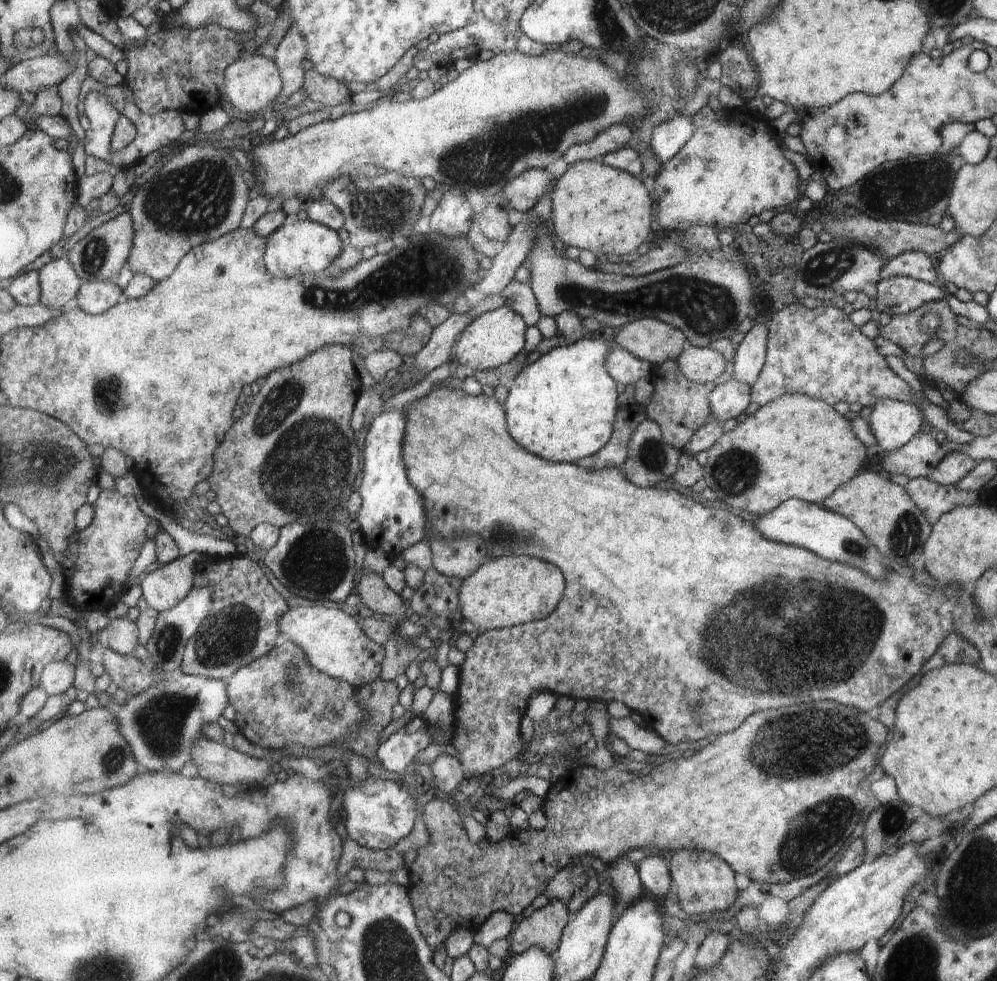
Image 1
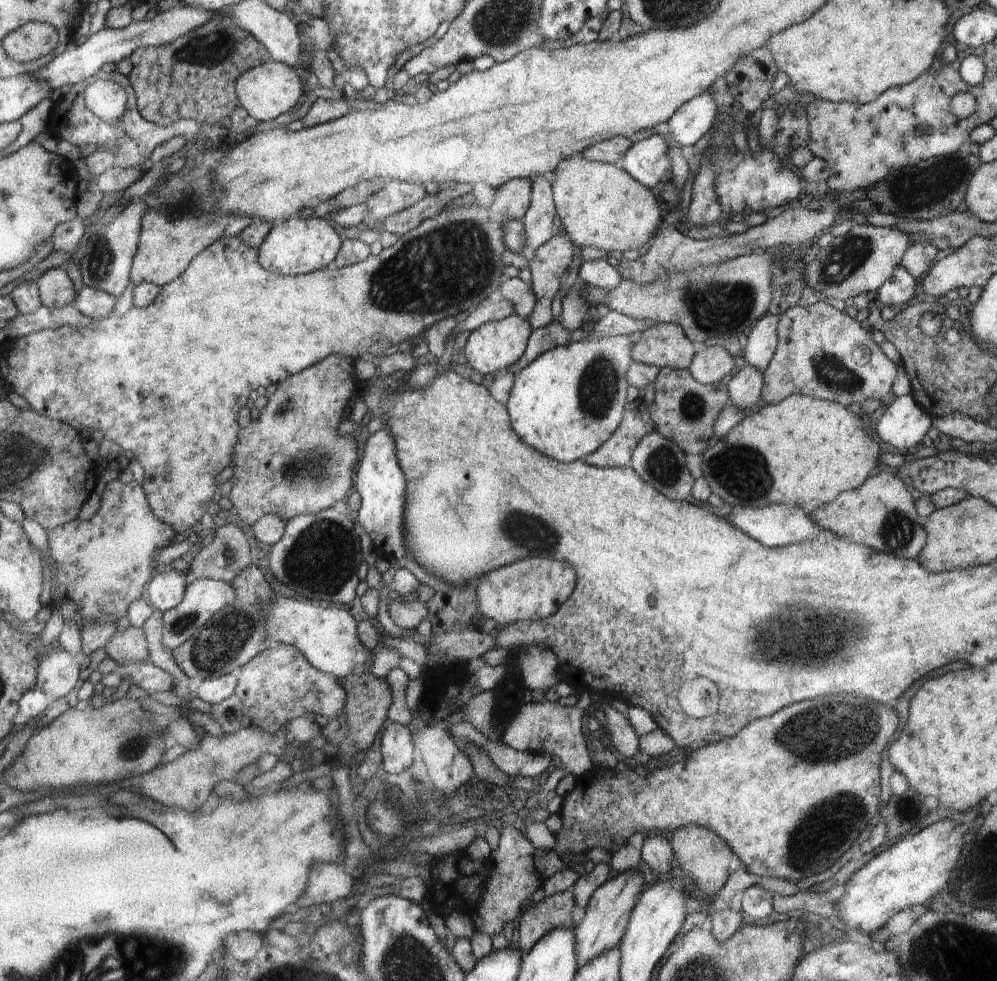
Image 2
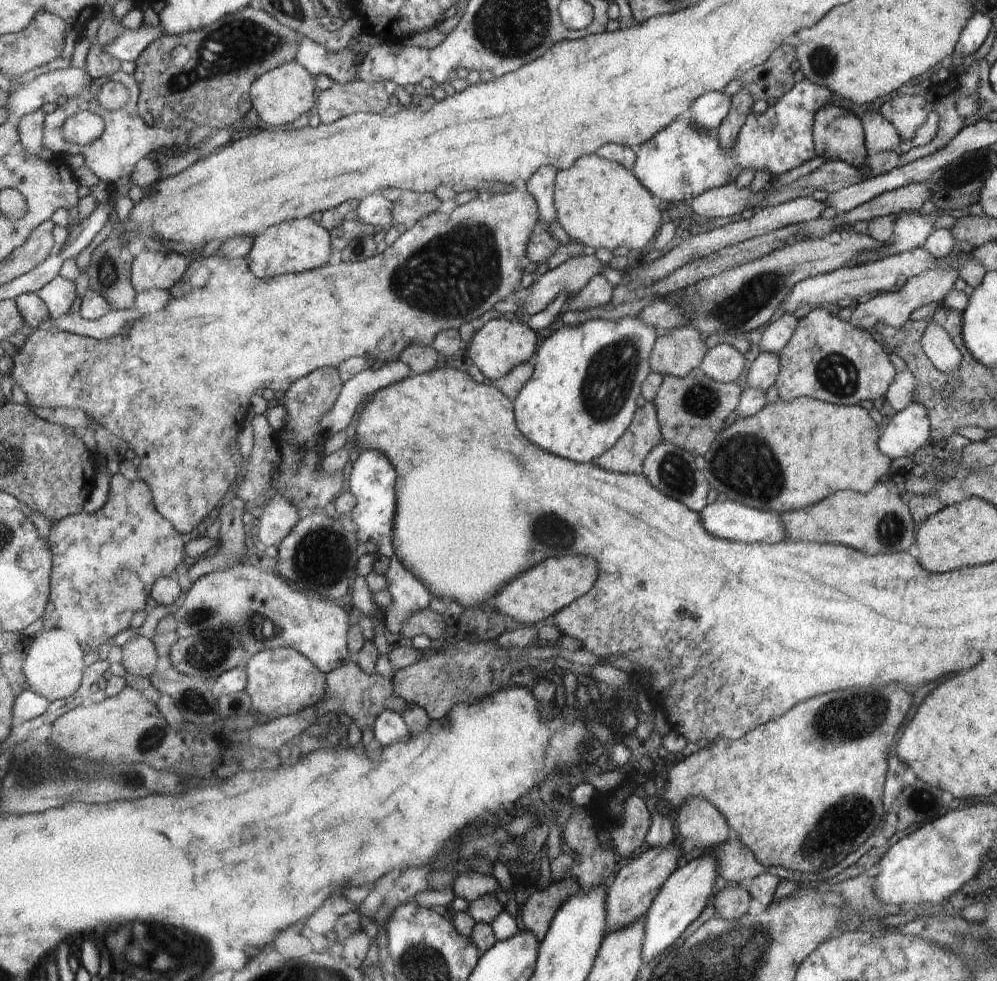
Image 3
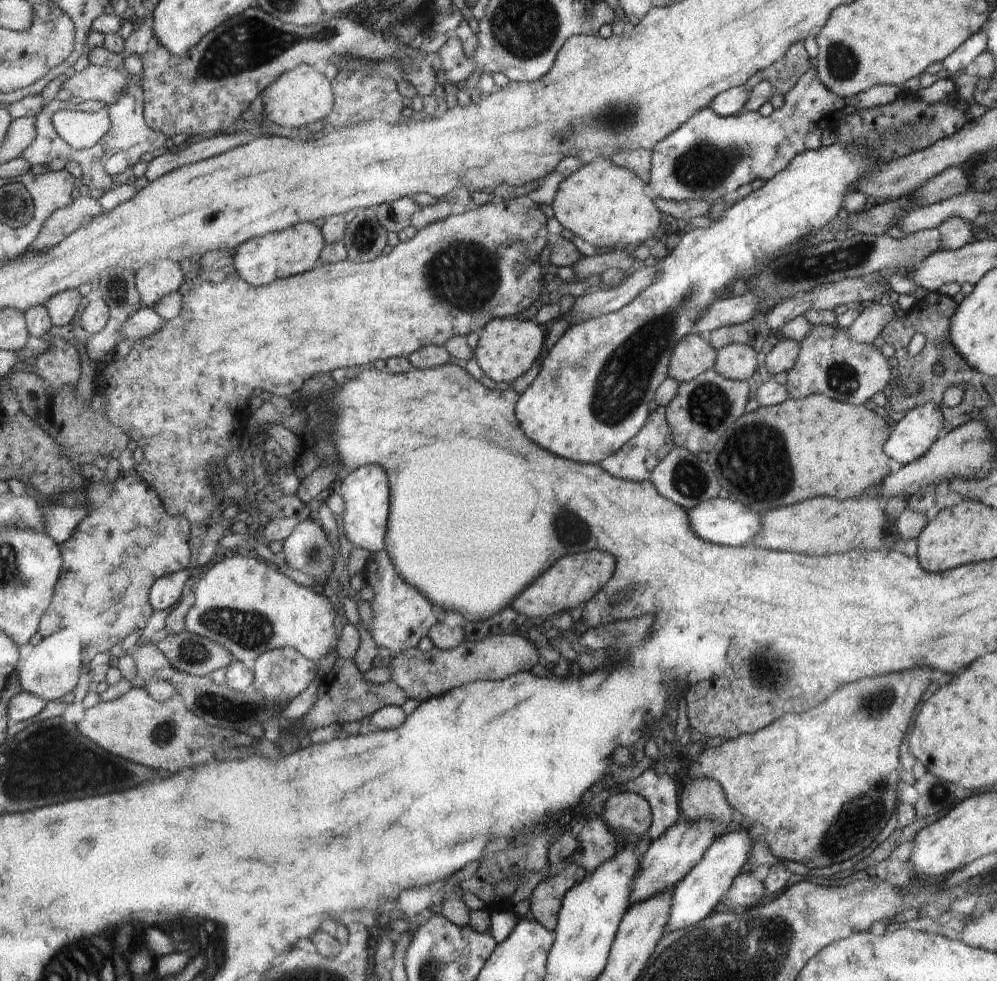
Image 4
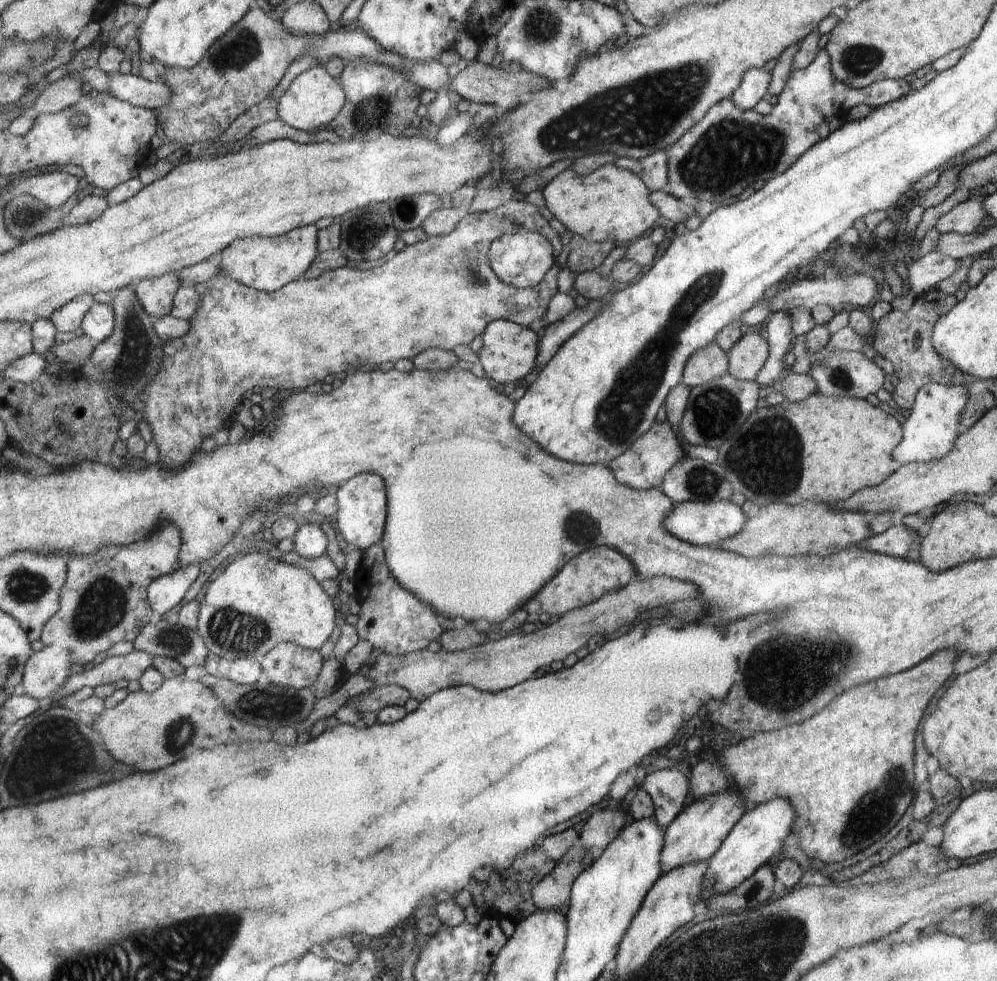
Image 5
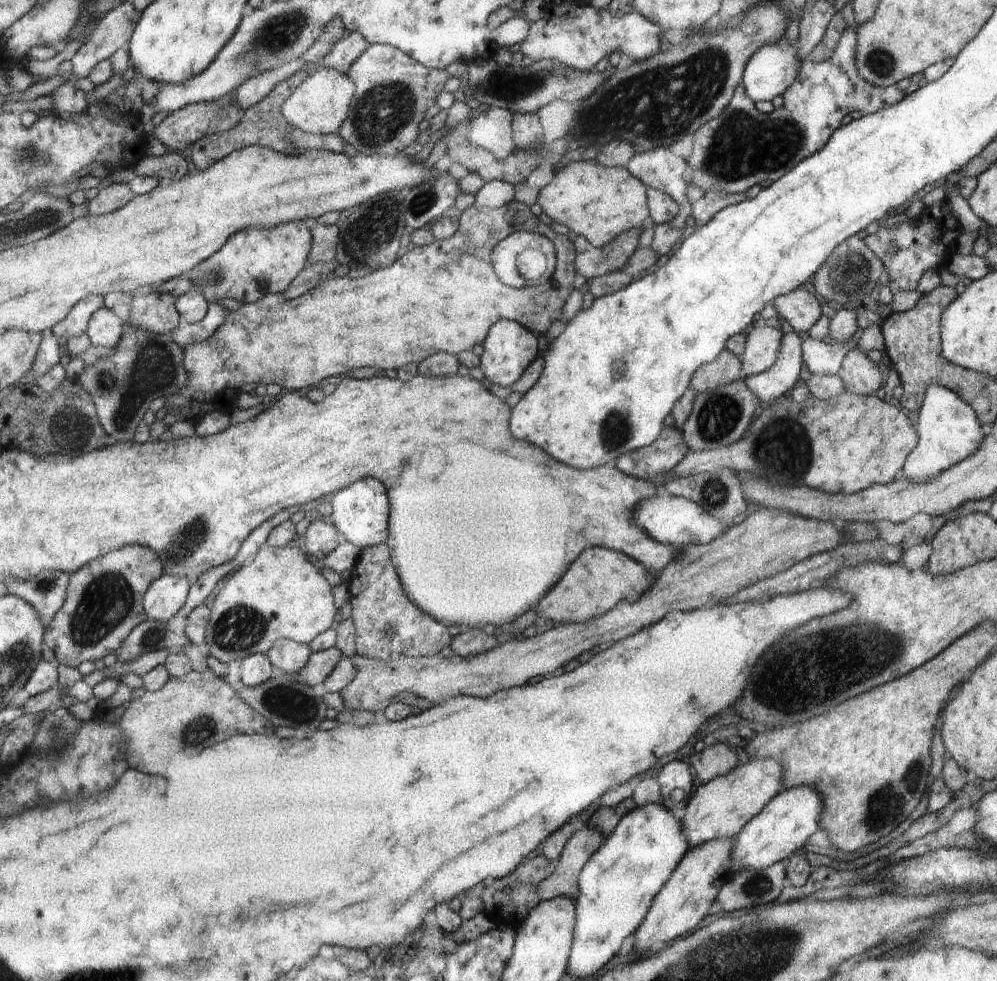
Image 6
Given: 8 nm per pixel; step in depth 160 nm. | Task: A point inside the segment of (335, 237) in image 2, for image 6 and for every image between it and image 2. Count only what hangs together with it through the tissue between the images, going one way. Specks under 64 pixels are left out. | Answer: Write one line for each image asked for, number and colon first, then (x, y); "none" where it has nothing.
3: (293, 246)
4: (262, 260)
5: (266, 264)
6: (272, 257)

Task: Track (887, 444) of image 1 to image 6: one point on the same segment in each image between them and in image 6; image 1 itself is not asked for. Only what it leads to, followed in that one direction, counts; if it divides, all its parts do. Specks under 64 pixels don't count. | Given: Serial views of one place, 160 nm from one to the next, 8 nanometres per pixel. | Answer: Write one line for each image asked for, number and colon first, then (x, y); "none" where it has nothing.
2: (905, 422)
3: (909, 429)
4: (909, 440)
5: (930, 431)
6: (950, 431)

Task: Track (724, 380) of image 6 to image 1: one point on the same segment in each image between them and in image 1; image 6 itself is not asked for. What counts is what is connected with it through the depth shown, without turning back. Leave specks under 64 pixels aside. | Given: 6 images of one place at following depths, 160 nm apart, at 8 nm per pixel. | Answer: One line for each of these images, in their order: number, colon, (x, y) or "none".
1: (650, 339)
2: (662, 344)
3: (681, 350)
4: (693, 355)
5: (712, 361)

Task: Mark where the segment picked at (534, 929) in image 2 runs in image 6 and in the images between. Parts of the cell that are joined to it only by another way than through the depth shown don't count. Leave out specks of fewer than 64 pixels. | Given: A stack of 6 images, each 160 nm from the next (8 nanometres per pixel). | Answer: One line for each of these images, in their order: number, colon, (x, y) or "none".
3: (537, 913)
4: (546, 900)
5: (554, 891)
6: (564, 882)

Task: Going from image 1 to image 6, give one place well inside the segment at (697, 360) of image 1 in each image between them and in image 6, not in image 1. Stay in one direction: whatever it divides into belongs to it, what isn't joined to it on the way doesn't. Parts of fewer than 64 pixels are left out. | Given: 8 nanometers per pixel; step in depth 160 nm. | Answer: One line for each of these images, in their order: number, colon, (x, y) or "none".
2: (711, 364)
3: (724, 363)
4: (737, 361)
5: (748, 355)
6: (762, 346)

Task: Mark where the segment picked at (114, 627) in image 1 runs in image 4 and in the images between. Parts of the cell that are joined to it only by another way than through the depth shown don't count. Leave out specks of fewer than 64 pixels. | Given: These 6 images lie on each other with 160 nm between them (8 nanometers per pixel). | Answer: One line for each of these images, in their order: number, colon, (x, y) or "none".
2: (131, 645)
3: (141, 656)
4: (152, 662)

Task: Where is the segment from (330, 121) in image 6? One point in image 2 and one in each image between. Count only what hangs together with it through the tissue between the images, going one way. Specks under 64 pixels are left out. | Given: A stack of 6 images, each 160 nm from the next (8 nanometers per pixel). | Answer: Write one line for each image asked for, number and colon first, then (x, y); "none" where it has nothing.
2: (270, 89)
3: (283, 94)
4: (303, 94)
5: (314, 98)

